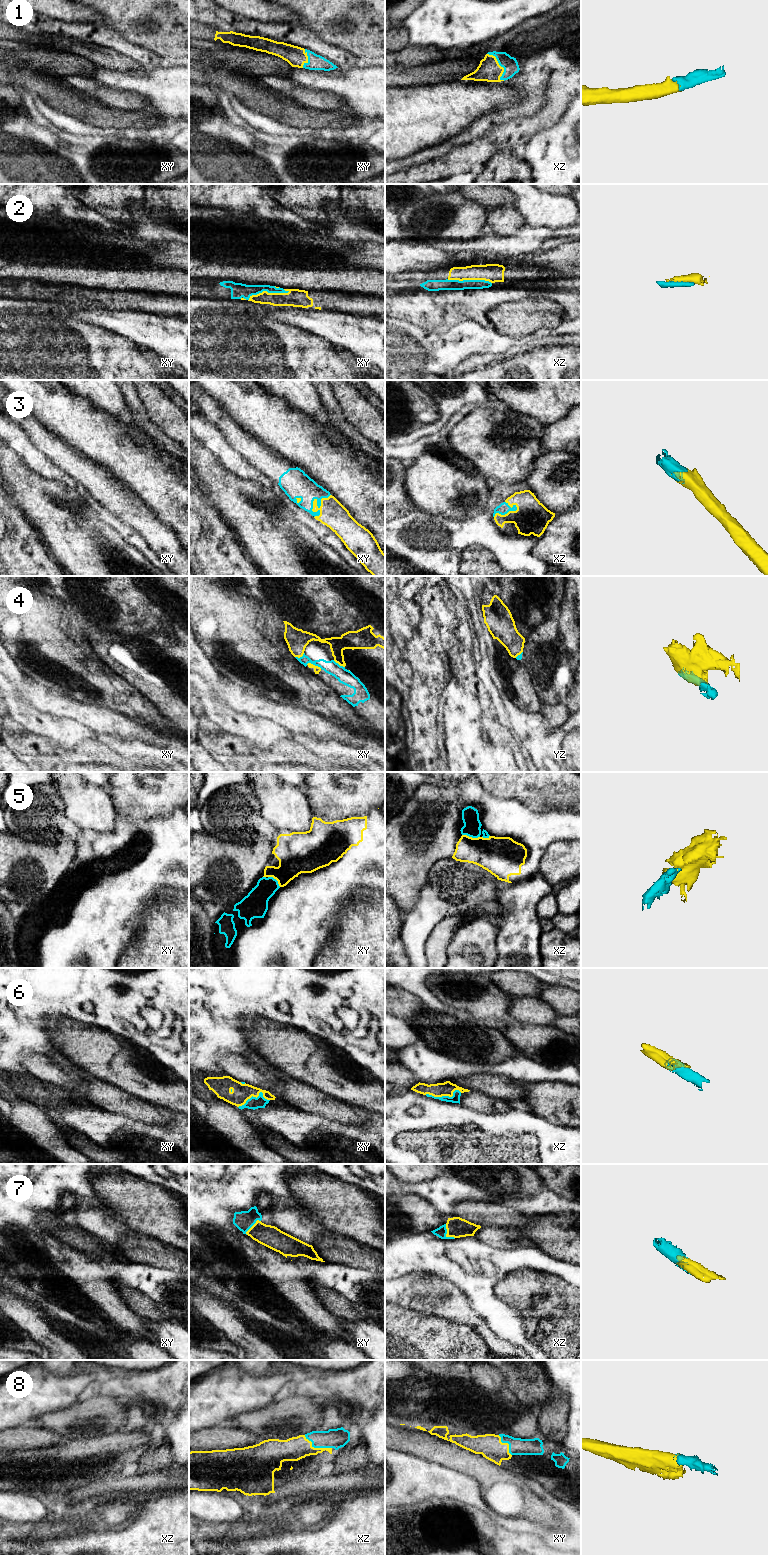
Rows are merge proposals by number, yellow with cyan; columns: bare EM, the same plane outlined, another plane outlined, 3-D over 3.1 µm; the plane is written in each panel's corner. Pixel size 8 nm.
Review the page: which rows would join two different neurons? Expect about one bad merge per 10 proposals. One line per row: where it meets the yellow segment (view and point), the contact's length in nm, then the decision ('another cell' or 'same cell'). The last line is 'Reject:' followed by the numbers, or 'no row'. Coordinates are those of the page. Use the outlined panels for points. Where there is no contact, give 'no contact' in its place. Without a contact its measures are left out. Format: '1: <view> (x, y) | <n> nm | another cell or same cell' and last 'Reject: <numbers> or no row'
1: xz (500, 66) | 260 nm | same cell
2: xy (267, 292) | 340 nm | same cell
3: xy (321, 505) | 240 nm | same cell
4: xy (314, 665) | 130 nm | same cell
5: xz (471, 837) | 150 nm | same cell
6: xz (444, 1095) | 300 nm | same cell
7: xz (446, 1234) | 140 nm | same cell
8: xz (317, 1448) | 240 nm | same cell
Reject: no row

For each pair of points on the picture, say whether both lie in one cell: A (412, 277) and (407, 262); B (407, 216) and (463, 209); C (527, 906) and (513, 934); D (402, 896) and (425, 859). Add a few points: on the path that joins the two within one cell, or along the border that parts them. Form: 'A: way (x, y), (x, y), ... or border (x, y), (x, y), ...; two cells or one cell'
A: border (433, 269), (405, 272); two cells
B: way (421, 216), (449, 215); one cell
C: way (520, 913), (519, 927); one cell
D: way (404, 887), (404, 880), (416, 868); one cell

